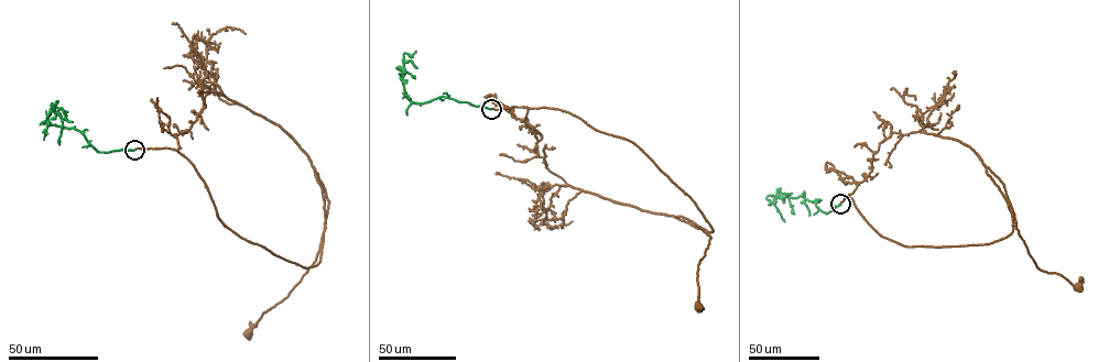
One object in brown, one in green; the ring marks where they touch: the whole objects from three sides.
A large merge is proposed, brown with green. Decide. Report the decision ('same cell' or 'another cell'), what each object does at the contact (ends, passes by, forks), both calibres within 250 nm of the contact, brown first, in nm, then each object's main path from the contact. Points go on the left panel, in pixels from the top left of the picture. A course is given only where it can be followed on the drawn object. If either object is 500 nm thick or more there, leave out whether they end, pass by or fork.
another cell | brown ends | green ends | 260/220 nm | brown via (134, 150), (177, 150), (224, 223), (306, 269), (324, 230), (317, 173), (328, 201), (316, 260), (248, 333) | green via (134, 150), (97, 152), (79, 131), (51, 124), (47, 119), (53, 111), (62, 119), (60, 144)

